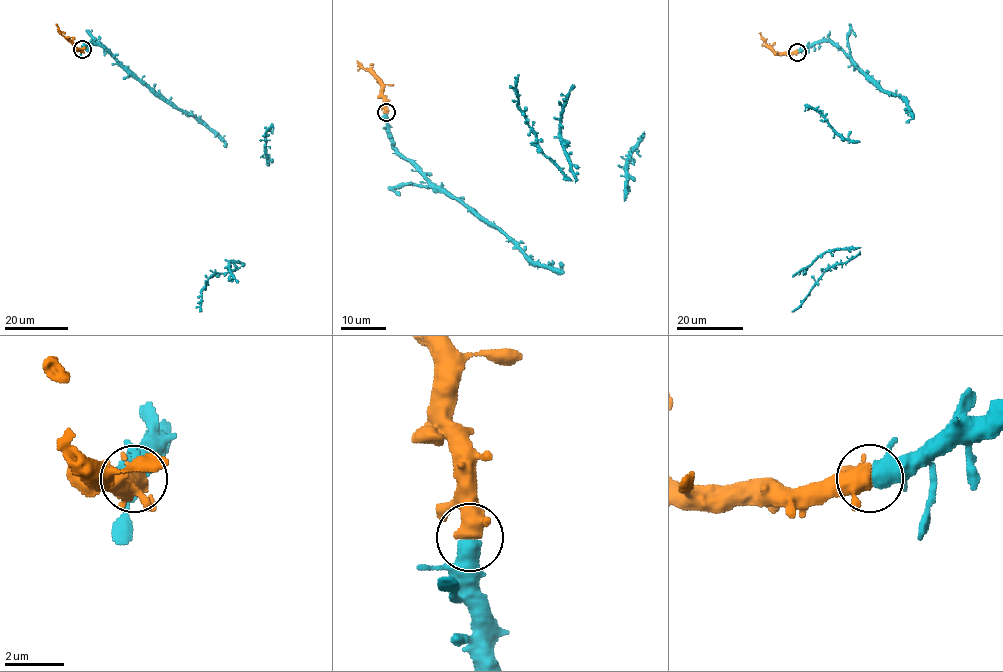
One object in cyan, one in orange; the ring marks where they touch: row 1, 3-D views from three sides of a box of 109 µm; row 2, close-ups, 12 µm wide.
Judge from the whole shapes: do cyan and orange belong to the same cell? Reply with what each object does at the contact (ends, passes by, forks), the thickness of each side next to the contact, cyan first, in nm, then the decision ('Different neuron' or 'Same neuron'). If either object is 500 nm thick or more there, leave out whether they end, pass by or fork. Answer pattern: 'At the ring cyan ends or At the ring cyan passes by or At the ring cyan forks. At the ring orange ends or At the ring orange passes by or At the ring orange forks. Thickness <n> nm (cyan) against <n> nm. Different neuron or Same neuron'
At the ring cyan passes by. At the ring orange passes by. Thickness 440 nm (cyan) against 480 nm. Same neuron

